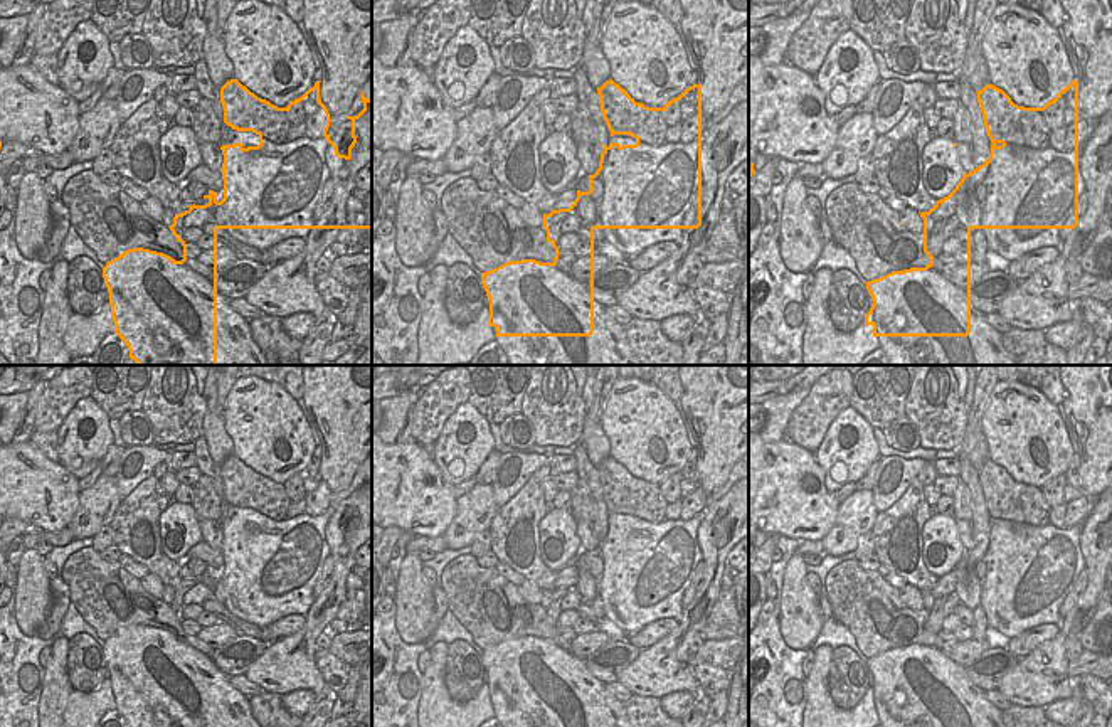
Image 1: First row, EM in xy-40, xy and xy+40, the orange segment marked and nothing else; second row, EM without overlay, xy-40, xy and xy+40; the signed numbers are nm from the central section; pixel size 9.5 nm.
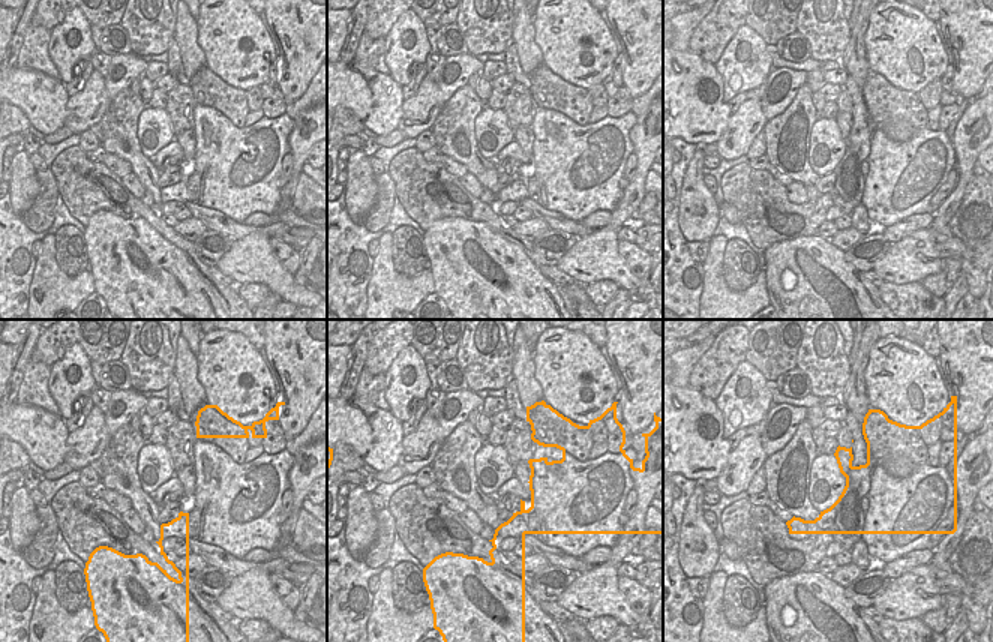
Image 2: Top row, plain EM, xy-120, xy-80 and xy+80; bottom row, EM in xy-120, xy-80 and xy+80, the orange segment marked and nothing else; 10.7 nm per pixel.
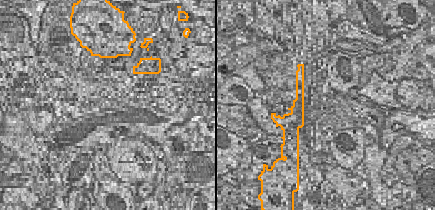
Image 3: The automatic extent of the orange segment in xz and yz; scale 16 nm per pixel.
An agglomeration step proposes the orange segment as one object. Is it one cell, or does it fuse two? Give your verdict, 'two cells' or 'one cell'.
two cells

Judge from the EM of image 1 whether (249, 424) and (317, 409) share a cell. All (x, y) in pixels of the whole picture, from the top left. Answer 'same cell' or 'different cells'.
different cells

